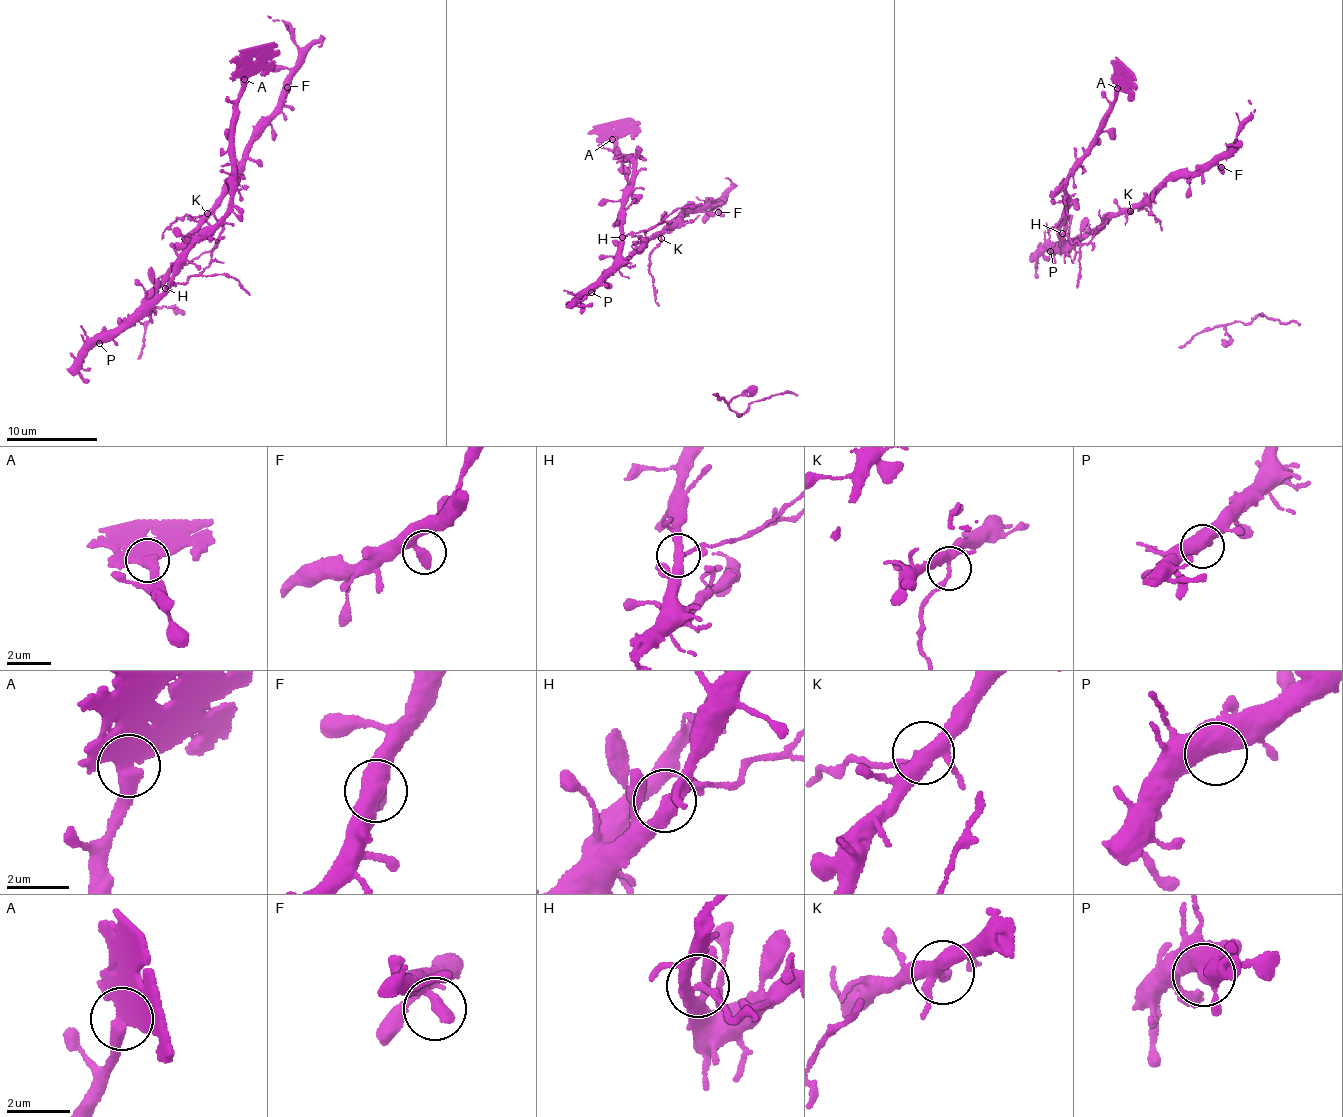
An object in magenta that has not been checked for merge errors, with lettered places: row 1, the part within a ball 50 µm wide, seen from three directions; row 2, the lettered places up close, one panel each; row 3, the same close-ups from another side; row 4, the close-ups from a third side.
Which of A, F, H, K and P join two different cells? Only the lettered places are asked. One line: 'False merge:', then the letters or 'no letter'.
False merge: A, H, K

